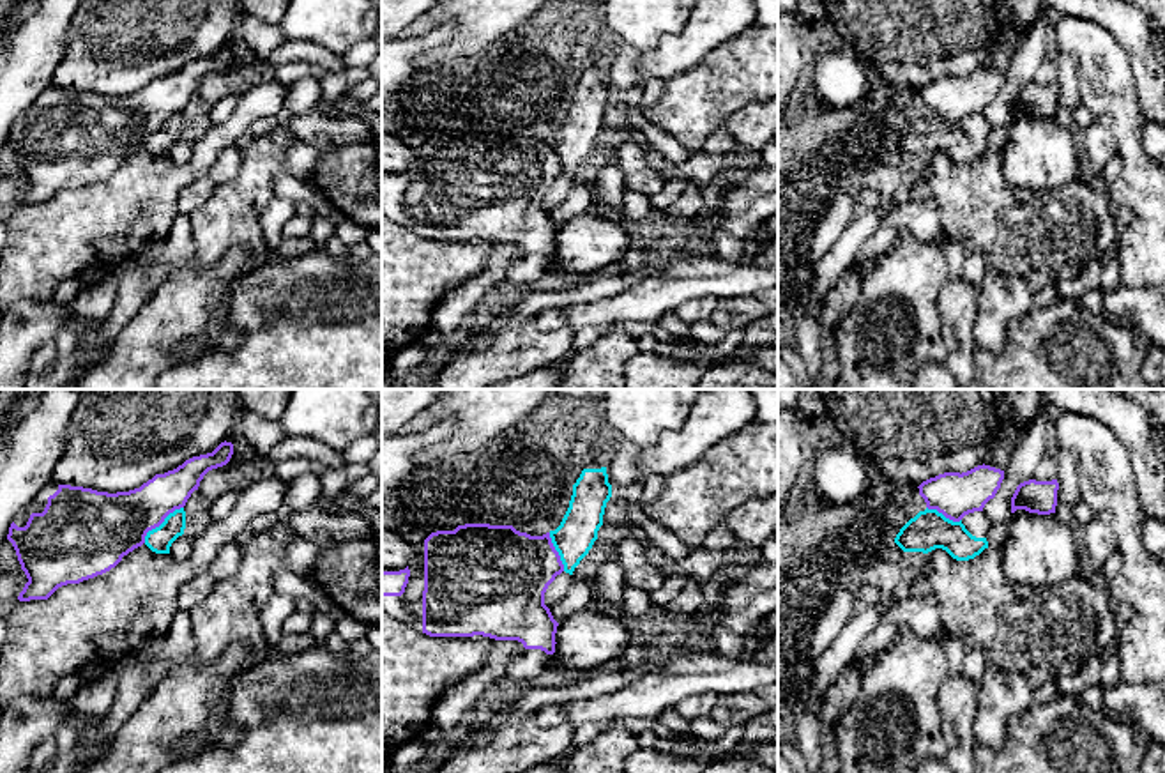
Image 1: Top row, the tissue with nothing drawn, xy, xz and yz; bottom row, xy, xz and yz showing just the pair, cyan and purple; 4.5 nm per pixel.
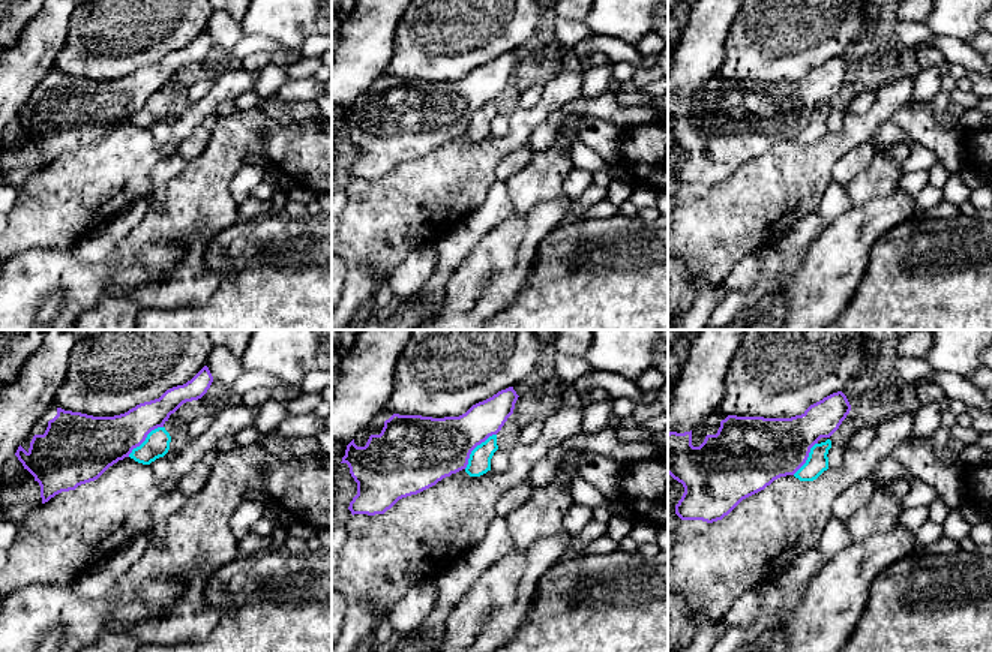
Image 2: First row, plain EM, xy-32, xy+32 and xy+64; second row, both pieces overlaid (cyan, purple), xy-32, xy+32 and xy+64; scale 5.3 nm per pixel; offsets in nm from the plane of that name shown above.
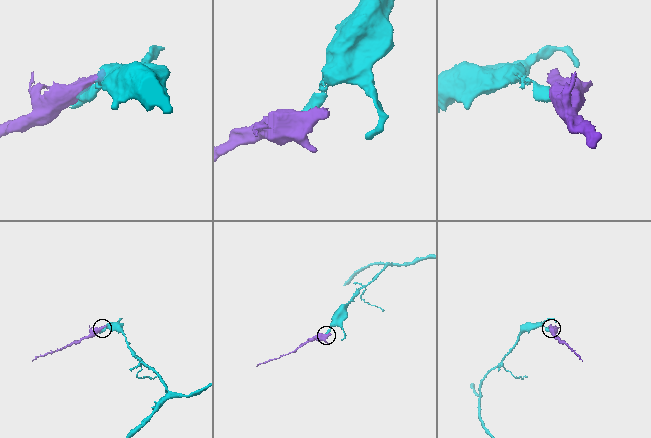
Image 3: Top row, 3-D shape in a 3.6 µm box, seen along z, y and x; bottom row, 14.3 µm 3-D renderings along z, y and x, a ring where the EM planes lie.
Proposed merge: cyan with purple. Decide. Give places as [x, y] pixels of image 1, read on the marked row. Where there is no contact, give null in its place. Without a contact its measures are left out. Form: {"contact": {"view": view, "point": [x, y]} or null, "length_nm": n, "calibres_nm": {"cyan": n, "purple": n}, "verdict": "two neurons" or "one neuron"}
{"contact": {"view": "xy", "point": [161, 524]}, "length_nm": 240, "calibres_nm": {"cyan": 120, "purple": 300}, "verdict": "two neurons"}

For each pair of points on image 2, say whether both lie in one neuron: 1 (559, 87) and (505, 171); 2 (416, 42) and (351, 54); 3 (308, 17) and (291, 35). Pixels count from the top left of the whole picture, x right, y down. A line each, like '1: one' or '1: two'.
1: two
2: two
3: one

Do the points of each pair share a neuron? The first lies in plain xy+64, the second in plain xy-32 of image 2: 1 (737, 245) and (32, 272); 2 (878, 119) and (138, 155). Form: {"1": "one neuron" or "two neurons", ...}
{"1": "two neurons", "2": "one neuron"}

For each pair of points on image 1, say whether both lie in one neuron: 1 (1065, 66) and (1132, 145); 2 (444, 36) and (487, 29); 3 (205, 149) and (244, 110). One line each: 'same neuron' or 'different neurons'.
1: different neurons
2: different neurons
3: same neuron

